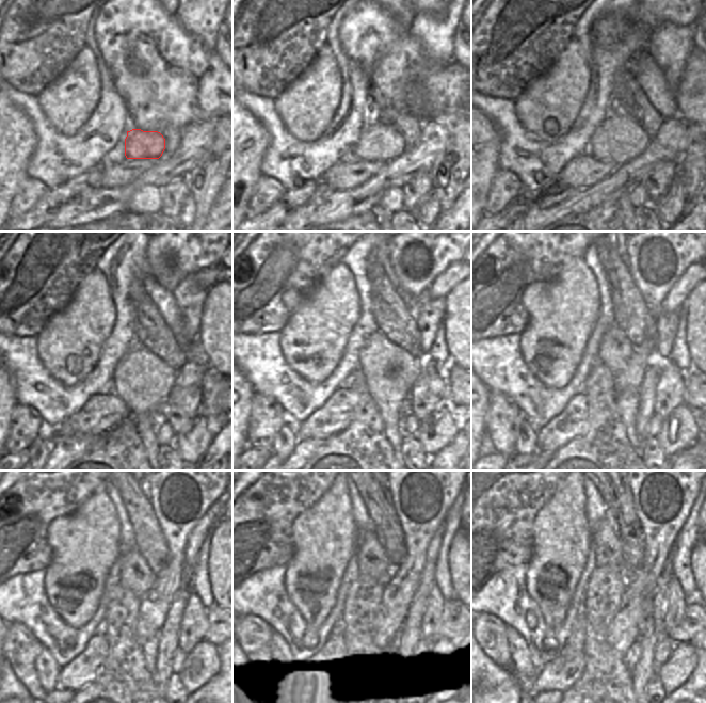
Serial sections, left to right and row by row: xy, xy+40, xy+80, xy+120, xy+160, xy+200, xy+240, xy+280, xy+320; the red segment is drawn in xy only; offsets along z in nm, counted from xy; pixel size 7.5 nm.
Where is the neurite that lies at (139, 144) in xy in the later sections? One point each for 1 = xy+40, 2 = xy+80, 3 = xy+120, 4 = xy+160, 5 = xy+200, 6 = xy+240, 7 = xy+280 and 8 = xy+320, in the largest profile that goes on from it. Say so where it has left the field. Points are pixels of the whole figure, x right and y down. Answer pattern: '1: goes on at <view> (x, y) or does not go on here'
1: goes on at xy+40 (380, 141)
2: goes on at xy+80 (618, 140)
3: goes on at xy+120 (141, 379)
4: goes on at xy+160 (390, 372)
5: goes on at xy+200 (615, 348)
6: goes on at xy+240 (135, 575)
7: goes on at xy+280 (372, 560)
8: goes on at xy+320 (607, 547)

